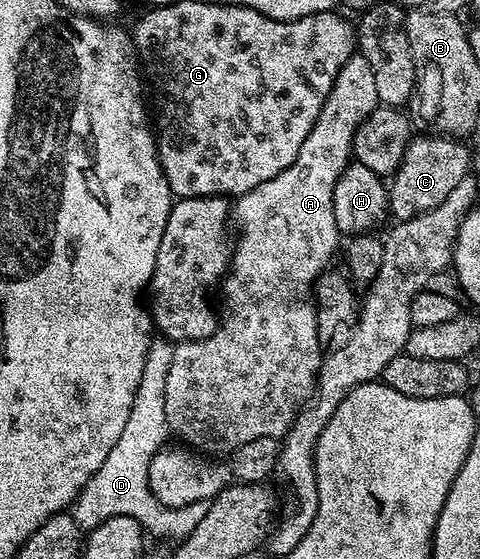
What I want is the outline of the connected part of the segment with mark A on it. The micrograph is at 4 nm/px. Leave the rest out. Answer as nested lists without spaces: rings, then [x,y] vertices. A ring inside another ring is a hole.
[[[359,52],[353,54],[346,64],[338,72],[338,76],[332,85],[330,96],[322,104],[322,112],[306,140],[302,140],[302,148],[290,164],[278,176],[258,184],[250,192],[239,195],[234,202],[234,226],[240,229],[240,239],[235,239],[234,249],[230,255],[228,263],[228,273],[222,279],[222,291],[224,290],[224,310],[222,306],[222,317],[214,333],[208,338],[199,338],[197,342],[177,342],[174,346],[174,361],[170,363],[170,373],[166,375],[166,420],[169,431],[176,434],[185,447],[197,452],[203,452],[208,456],[228,456],[242,444],[250,444],[250,440],[259,438],[283,439],[288,433],[288,429],[294,424],[297,414],[304,409],[306,403],[313,397],[316,389],[316,377],[320,374],[320,364],[322,361],[322,347],[318,340],[318,328],[316,327],[316,303],[314,301],[314,287],[316,277],[323,274],[325,270],[333,265],[332,257],[336,254],[336,245],[342,241],[342,235],[338,224],[334,220],[334,184],[342,176],[344,169],[350,165],[354,158],[354,143],[356,141],[356,130],[364,124],[365,118],[373,114],[377,106],[378,88],[374,84],[374,72],[370,64]]]

